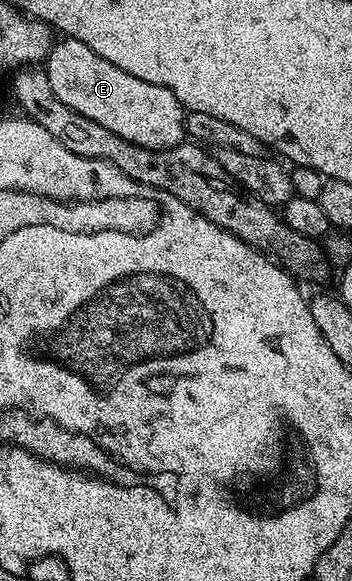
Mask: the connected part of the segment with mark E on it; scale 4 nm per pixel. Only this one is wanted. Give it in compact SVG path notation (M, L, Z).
M59 39L51 47L44 67L52 94L56 94L64 106L72 106L76 114L84 114L84 118L100 122L100 126L112 130L112 134L120 134L120 138L128 138L128 142L136 142L136 146L148 146L152 150L171 148L187 139L186 112L172 90L132 78L132 74L124 74L120 66L104 62L104 58L100 58L96 50L88 50L84 42Z

